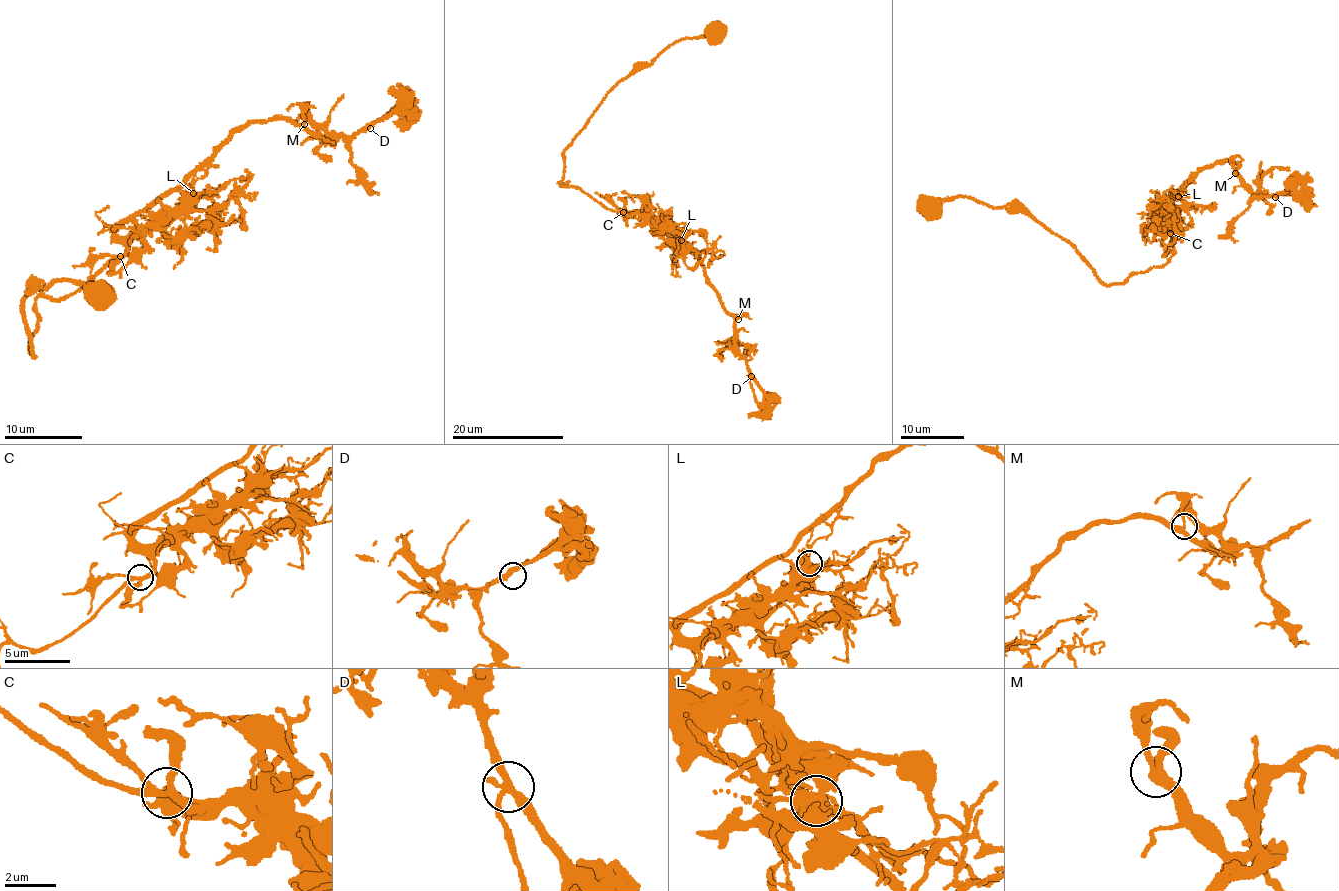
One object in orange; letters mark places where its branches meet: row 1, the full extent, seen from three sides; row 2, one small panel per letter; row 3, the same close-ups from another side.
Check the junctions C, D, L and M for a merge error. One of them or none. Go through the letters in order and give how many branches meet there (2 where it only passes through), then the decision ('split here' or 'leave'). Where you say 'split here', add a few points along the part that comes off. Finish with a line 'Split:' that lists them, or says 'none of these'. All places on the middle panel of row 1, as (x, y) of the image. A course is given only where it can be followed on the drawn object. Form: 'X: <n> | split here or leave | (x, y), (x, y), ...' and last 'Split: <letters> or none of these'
C: 4 | leave
D: 3 | leave
L: 4 | leave
M: 3 | leave
Split: none of these

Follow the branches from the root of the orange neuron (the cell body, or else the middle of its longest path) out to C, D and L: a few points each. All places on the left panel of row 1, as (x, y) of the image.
C: (100, 295), (57, 279), (30, 288), (22, 310), (34, 356), (36, 298), (65, 299), (119, 256)
D: (100, 295), (30, 288), (34, 356), (36, 298), (65, 299), (180, 211), (232, 133), (370, 128)
L: (100, 295), (57, 279), (30, 288), (22, 310), (34, 356), (36, 298), (65, 299), (193, 193)

